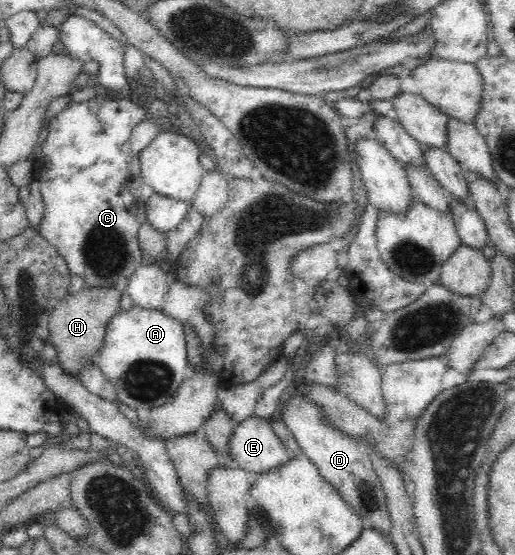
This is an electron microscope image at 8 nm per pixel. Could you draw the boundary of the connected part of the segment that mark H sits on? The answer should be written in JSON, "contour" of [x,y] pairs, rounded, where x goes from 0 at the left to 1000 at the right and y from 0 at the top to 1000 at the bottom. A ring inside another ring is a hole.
{"contour":[[[167,519],[146,530],[128,530],[99,564],[95,575],[97,620],[109,631],[107,654],[140,681],[157,677],[163,659],[183,656],[186,640],[204,616],[206,591],[233,555],[237,526],[219,519]]]}

